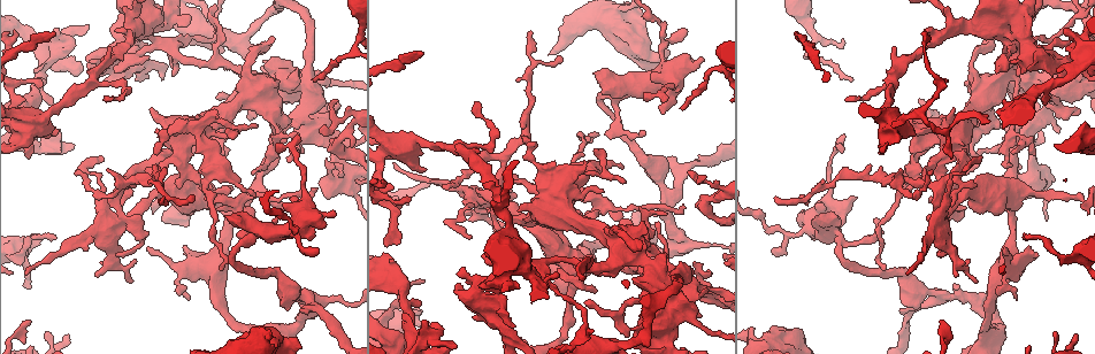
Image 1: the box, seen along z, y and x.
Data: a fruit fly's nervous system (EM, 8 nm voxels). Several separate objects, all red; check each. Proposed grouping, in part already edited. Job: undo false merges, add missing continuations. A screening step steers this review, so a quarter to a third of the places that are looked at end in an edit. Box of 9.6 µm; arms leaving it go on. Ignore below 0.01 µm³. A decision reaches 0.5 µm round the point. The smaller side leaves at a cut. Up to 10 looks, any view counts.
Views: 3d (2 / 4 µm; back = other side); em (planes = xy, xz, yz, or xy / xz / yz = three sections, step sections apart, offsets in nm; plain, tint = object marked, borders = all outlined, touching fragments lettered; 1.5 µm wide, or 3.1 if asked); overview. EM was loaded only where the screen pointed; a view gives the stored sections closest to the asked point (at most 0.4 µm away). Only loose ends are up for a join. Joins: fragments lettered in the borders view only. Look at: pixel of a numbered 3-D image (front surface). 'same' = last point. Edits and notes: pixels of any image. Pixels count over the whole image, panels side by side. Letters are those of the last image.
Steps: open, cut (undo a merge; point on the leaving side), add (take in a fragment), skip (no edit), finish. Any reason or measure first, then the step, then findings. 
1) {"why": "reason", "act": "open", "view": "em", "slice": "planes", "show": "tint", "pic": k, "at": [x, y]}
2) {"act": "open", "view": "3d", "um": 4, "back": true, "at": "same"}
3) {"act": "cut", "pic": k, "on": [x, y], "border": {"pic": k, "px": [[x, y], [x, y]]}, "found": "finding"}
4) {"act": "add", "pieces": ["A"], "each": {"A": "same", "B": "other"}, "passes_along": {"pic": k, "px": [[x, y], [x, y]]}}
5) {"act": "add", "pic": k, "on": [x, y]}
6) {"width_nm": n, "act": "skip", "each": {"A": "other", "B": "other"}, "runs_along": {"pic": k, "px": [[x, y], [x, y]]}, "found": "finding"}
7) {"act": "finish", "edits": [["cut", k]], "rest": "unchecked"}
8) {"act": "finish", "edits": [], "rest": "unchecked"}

{"why": "free end", "act": "open", "view": "em", "slice": "planes", "show": "borders", "pic": 1, "at": [852, 80]}

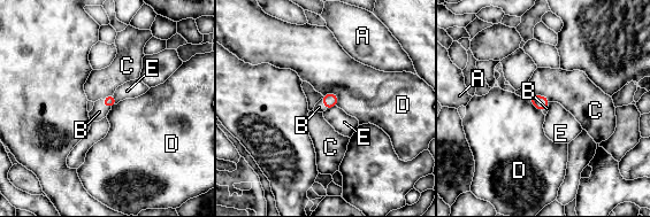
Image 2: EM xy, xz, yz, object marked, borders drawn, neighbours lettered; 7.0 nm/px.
{"act": "add", "pieces": ["B"], "each": {"A": "other", "B": "same", "C": "other", "D": "other", "E": "other"}, "passes_along": {"pic": 2, "px": [[109, 101], [105, 106], [99, 111]]}, "found": "the cell continues"}

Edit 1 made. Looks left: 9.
{"why": "redraw", "act": "open", "view": "overview"}

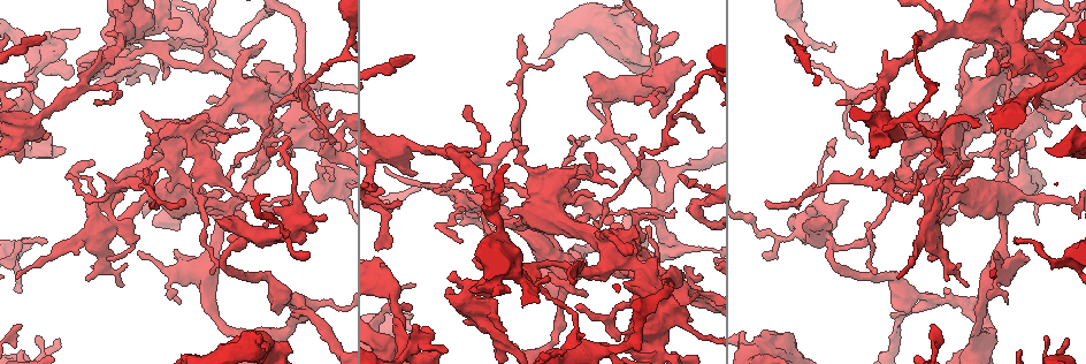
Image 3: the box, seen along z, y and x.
{"why": "branch stops here", "act": "open", "view": "em", "slice": "planes", "show": "borders", "pic": 3, "at": [1059, 44]}

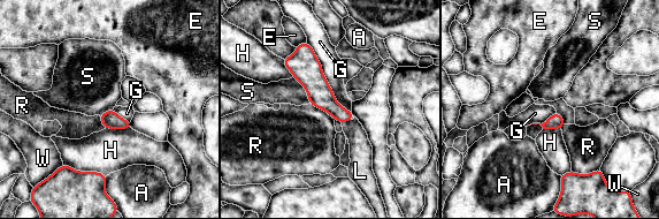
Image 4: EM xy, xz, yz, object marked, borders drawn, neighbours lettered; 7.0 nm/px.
{"width_nm": 110, "act": "add", "pieces": ["L"], "each": {"A": "other", "E": "other", "G": "other", "H": "other", "L": "same", "R": "other", "S": "other", "W": "other"}, "passes_along": {"pic": 4, "px": [[321, 96], [346, 121], [360, 149]]}, "found": "the cell continues"}

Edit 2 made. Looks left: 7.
{"why": "branch stops here", "act": "open", "view": "3d", "um": 4, "pic": 3, "at": [179, 304]}

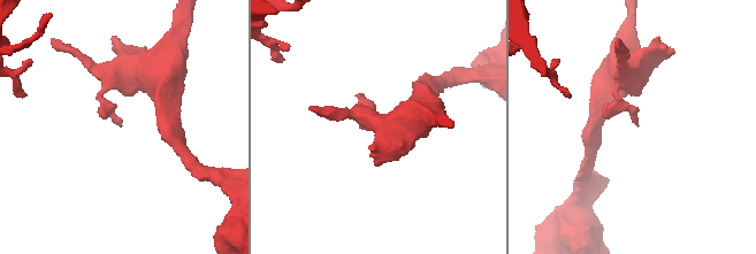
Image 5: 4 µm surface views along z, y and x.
{"why": "need the tissue", "act": "open", "view": "em", "slice": "yz", "step": 4, "show": "borders", "pic": 5, "at": [637, 123]}

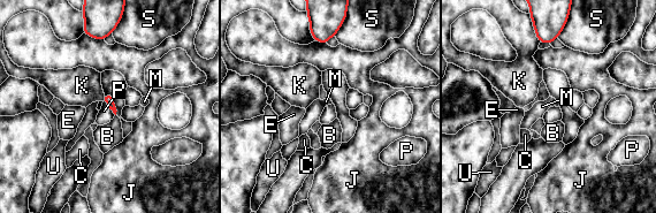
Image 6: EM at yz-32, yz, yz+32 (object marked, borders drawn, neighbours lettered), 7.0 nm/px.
{"act": "open", "view": "em", "slice": "planes", "show": "borders", "at": "same"}

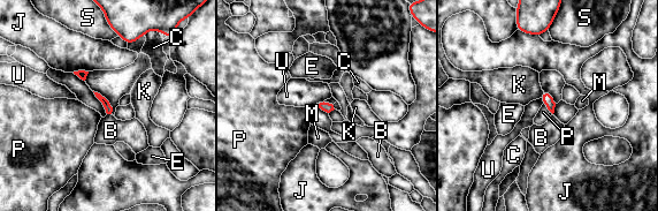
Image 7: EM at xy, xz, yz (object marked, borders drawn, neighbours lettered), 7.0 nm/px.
{"longest_contact_nm": ["J", 130], "act": "skip", "each": {"B": "other", "C": "other", "E": "other", "J": "other", "K": "other", "M": "other", "P": "other", "S": "other", "U": "other"}, "found": "no lettered fragment goes on from it"}

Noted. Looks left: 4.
{"why": "free end", "act": "open", "view": "3d", "um": 2, "pic": 3, "at": [765, 201]}

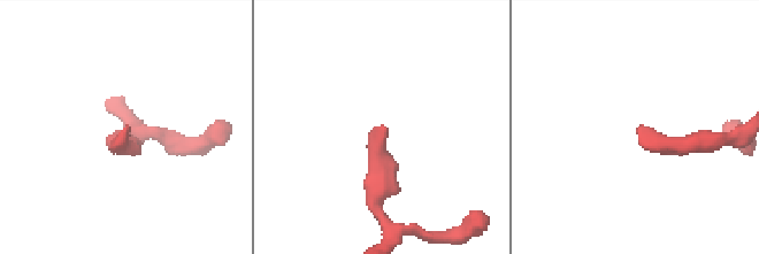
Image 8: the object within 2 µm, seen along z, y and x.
{"why": "need the tissue", "act": "open", "view": "em", "slice": "planes", "show": "tint", "pic": 8, "at": [387, 129]}

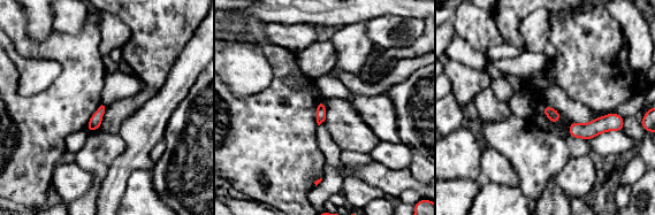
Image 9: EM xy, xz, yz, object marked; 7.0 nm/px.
{"act": "open", "view": "em", "slice": "planes", "show": "borders", "at": "same"}

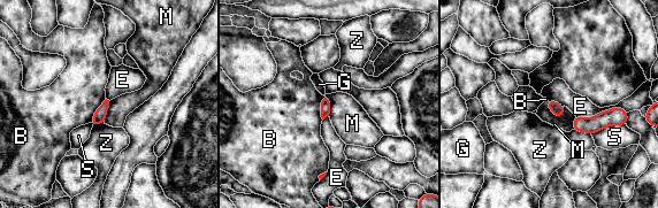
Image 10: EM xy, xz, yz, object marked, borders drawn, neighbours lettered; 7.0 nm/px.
{"act": "skip", "each": {"B": "other", "E": "other", "G": "other", "M": "other", "S": "other", "Z": "other"}, "border": {"pic": 10, "px": [[545, 101], [558, 117], [565, 114]]}, "found": "no lettered fragment goes on from it"}

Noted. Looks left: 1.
{"why": "sharp bend", "act": "open", "view": "em", "slice": "xy", "step": 8, "show": "borders", "pic": 3, "at": [126, 185]}

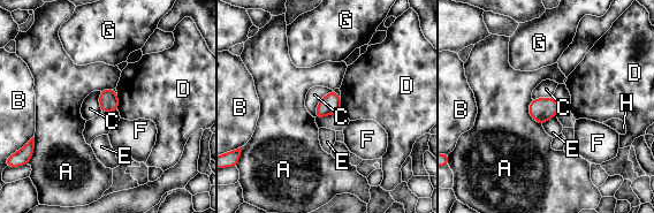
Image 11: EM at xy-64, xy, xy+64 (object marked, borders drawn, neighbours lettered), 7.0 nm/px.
{"act": "skip", "each": {"A": "other", "B": "other", "C": "other", "D": "other", "E": "other", "F": "other", "G": "other", "H": "other"}, "border": {"pic": 11, "px": [[332, 90], [318, 103], [313, 116]]}, "found": "one cell here"}

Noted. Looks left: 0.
{"act": "finish", "edits": [["add", 2], ["add", 4]], "rest": "unchecked"}

